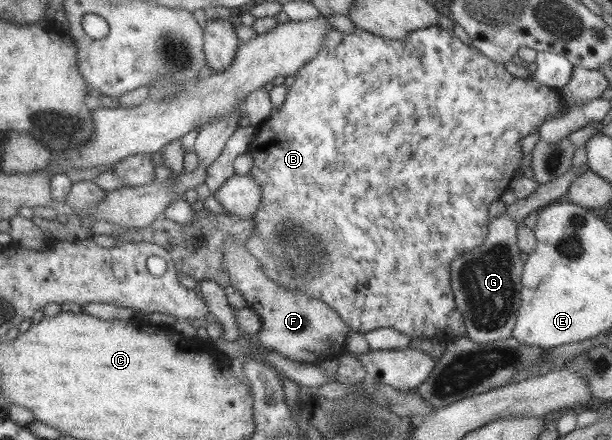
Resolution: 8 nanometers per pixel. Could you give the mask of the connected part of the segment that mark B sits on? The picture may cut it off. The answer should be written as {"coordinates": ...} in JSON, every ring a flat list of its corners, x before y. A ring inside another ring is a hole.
{"coordinates":[[437,24,412,30,400,41,375,36,362,29,346,34,330,28,316,56,304,64,293,78,294,83,287,89,282,106,273,108,268,119,254,129,255,134,246,148,254,161,249,176,262,192,260,206,250,218,254,221,254,230,244,244,246,251,258,259,262,273,266,273,268,279,290,291,302,291,320,300,336,311,352,331,365,333,376,328,392,328,410,338,436,339,445,344,466,335,463,317,454,306,448,286,450,260,484,242,489,223,488,206,510,187,514,172,521,164,522,150,518,142,536,132,544,122,560,119,565,114,558,90,511,76,503,65,495,64,476,48,466,46,453,31]]}

